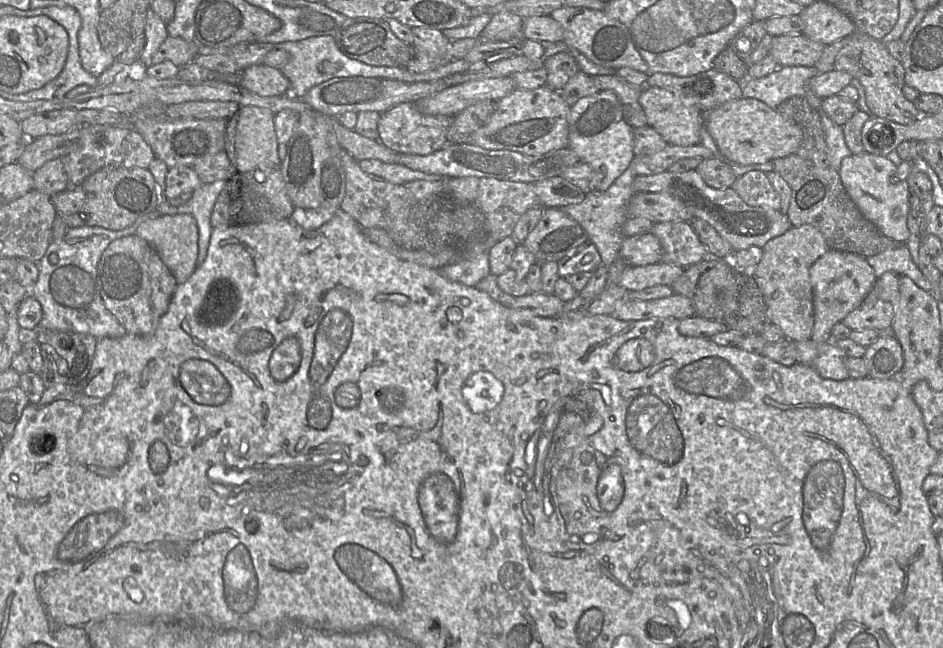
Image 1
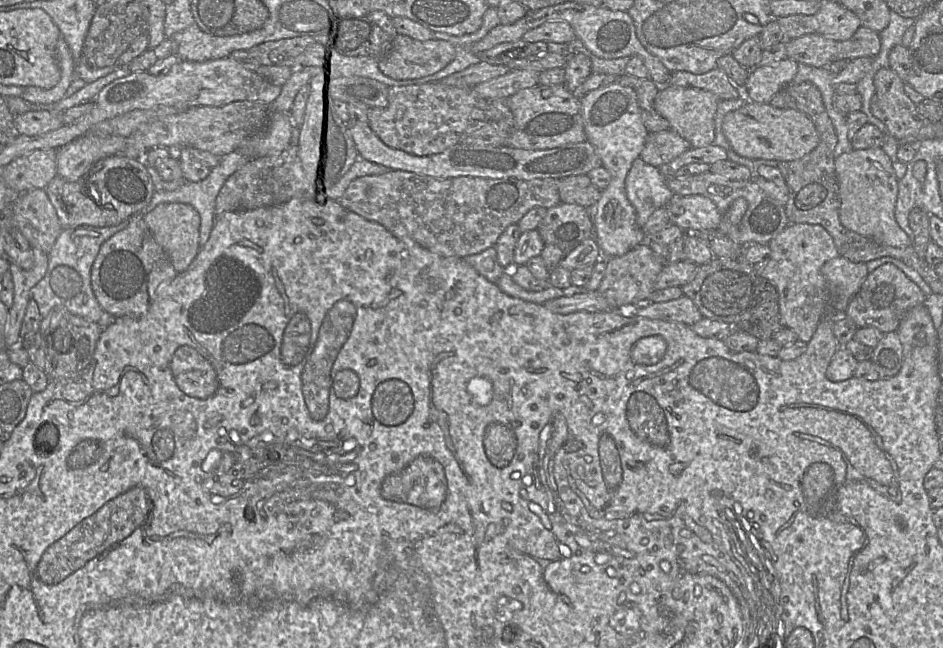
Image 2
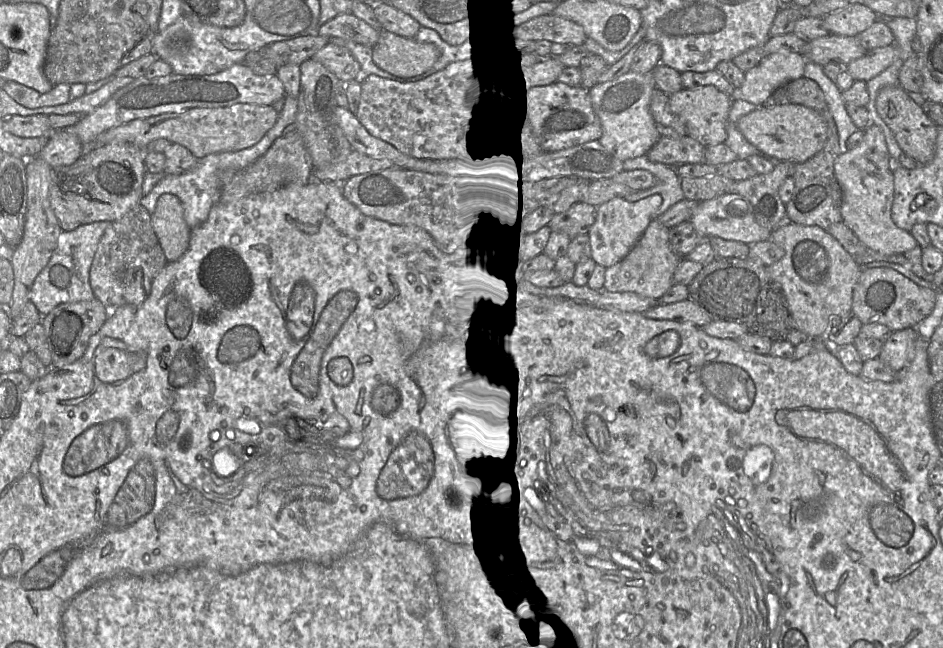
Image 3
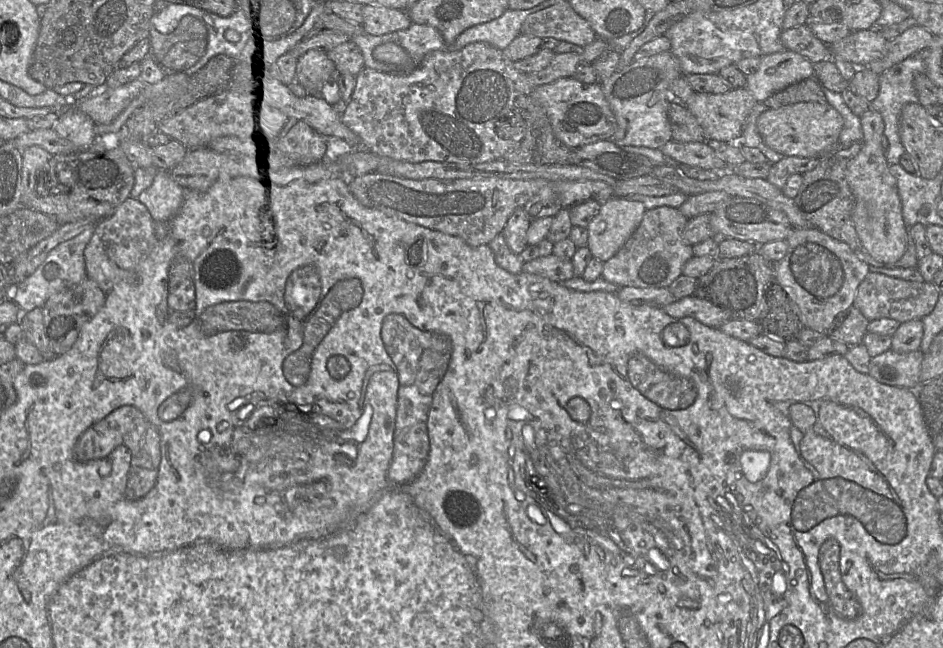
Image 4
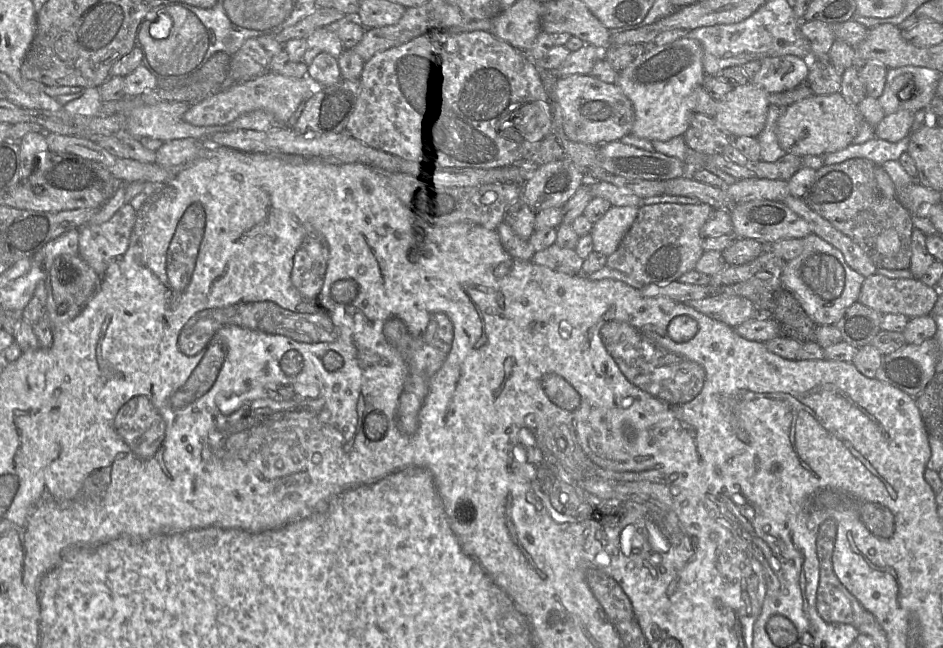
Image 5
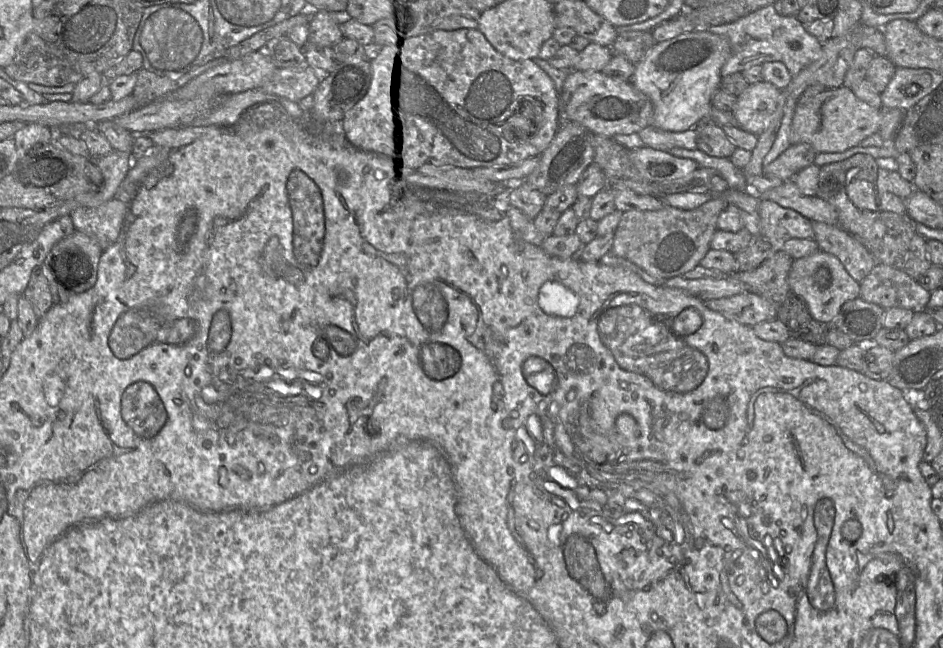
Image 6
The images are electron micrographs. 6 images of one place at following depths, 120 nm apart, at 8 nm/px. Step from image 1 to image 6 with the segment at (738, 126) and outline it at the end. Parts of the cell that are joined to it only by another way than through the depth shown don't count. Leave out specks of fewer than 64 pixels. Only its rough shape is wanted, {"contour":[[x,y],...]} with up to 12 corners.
{"contour":[[845,86],[796,106],[790,145],[844,152],[878,132],[884,109]]}

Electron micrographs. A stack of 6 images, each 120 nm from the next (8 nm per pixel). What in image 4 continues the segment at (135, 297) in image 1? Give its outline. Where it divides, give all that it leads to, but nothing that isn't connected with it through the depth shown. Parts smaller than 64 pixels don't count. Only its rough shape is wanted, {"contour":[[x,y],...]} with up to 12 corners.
{"contour":[[135,198],[97,222],[84,250],[87,277],[105,294],[135,283],[157,244]]}

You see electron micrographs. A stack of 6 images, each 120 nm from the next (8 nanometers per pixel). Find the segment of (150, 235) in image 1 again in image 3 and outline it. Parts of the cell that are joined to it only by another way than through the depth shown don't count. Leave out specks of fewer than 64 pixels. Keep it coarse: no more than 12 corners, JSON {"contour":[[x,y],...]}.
{"contour":[[162,195],[150,217],[167,261],[191,234],[179,198]]}

